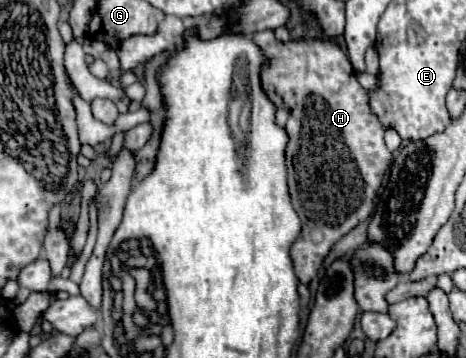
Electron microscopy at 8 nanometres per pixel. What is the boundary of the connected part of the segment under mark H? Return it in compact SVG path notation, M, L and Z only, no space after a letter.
M260 31L252 35L254 43L262 49L266 63L260 71L262 89L274 105L278 97L288 109L290 117L286 123L286 133L290 137L286 147L288 165L288 187L296 213L302 221L300 237L290 247L290 257L294 263L294 273L300 283L308 285L328 255L330 247L348 231L352 231L360 221L368 219L374 211L374 195L382 183L386 169L392 163L392 153L384 143L384 129L378 119L368 109L366 89L356 81L354 69L348 55L332 41L290 41L278 43L272 31Z

